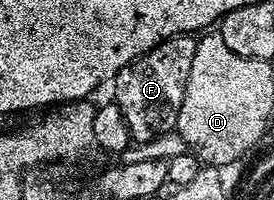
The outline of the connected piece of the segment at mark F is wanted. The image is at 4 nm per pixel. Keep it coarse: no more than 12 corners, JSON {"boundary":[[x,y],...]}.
{"boundary":[[179,34],[116,73],[133,143],[175,131],[196,38]]}

